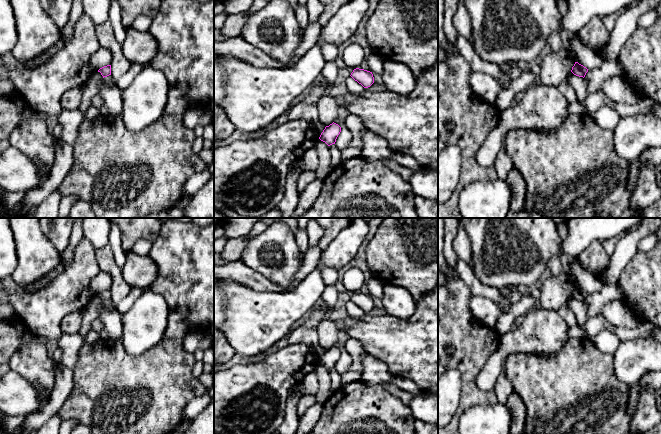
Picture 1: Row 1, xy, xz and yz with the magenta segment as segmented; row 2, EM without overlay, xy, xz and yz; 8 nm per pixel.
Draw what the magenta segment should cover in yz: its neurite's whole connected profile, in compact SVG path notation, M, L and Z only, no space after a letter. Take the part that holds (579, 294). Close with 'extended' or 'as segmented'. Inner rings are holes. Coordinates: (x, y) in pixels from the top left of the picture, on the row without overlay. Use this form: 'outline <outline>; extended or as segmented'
outline M575 286L571 296L576 300L584 302L586 297L588 296L588 293L584 291L583 289L579 288L578 286Z; as segmented

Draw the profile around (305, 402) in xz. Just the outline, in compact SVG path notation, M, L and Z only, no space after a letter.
M315 395L302 396L297 405L298 415L302 415L308 408L316 404Z

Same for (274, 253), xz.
M276 220L247 242L240 260L287 291L302 264L303 254L289 226Z

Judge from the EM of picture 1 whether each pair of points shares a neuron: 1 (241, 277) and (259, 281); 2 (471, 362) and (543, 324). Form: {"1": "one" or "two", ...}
{"1": "one", "2": "two"}

